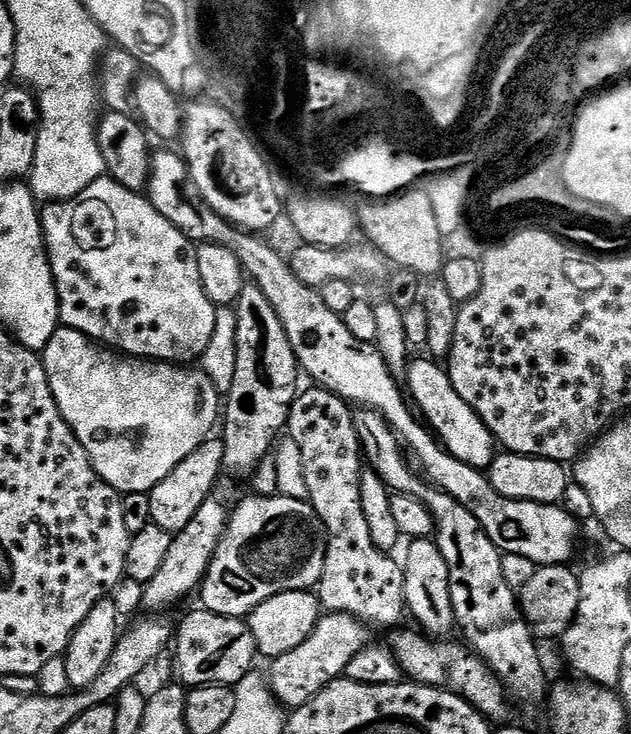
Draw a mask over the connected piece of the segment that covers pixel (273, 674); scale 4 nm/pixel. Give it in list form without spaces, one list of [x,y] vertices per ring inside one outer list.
[[[332,612],[321,615],[319,622],[314,626],[310,638],[302,642],[302,646],[288,651],[287,654],[275,657],[271,661],[272,669],[266,672],[268,687],[272,689],[273,696],[284,705],[285,709],[295,710],[301,708],[306,702],[310,702],[312,696],[316,696],[330,682],[341,679],[344,676],[346,666],[364,647],[367,647],[368,628],[356,616],[348,612]]]

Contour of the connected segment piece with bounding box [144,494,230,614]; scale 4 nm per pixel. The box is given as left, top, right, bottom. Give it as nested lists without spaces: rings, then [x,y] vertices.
[[[219,494],[210,495],[206,498],[206,502],[202,502],[202,506],[198,506],[194,518],[190,518],[190,522],[186,526],[182,526],[180,532],[173,535],[170,542],[170,551],[167,552],[161,568],[158,569],[158,574],[154,574],[154,578],[150,578],[150,582],[144,585],[144,608],[147,611],[152,611],[149,613],[164,614],[167,608],[174,607],[179,600],[184,599],[191,592],[193,595],[199,589],[204,582],[206,570],[214,558],[214,550],[218,550],[218,542],[222,542],[222,534],[228,525],[229,515],[230,504],[227,504]]]

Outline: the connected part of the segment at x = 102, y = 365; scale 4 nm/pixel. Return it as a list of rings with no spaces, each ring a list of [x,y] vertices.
[[[63,326],[57,328],[54,338],[50,338],[50,342],[44,347],[42,359],[46,378],[50,382],[50,390],[54,394],[54,402],[58,402],[58,410],[62,414],[62,418],[66,418],[66,422],[74,430],[78,442],[82,442],[82,446],[97,474],[111,488],[116,489],[121,494],[126,492],[151,492],[154,486],[158,486],[158,482],[162,482],[162,478],[166,478],[166,474],[170,474],[170,470],[174,470],[174,466],[178,466],[178,462],[182,462],[182,458],[194,454],[194,450],[198,450],[198,446],[213,435],[212,427],[215,424],[217,427],[218,417],[222,412],[222,400],[212,379],[199,367],[181,366],[176,362],[149,362],[143,358],[129,358],[124,354],[117,355],[115,351],[89,340],[78,330]]]

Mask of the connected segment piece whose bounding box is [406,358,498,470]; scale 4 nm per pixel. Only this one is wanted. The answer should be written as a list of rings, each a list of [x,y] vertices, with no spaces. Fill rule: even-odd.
[[[413,359],[408,366],[406,392],[411,403],[418,409],[427,427],[438,437],[445,451],[467,466],[486,470],[498,454],[498,445],[492,437],[492,431],[470,406],[466,406],[466,402],[462,402],[462,398],[458,398],[458,390],[454,390],[447,371],[437,361],[423,359]]]

